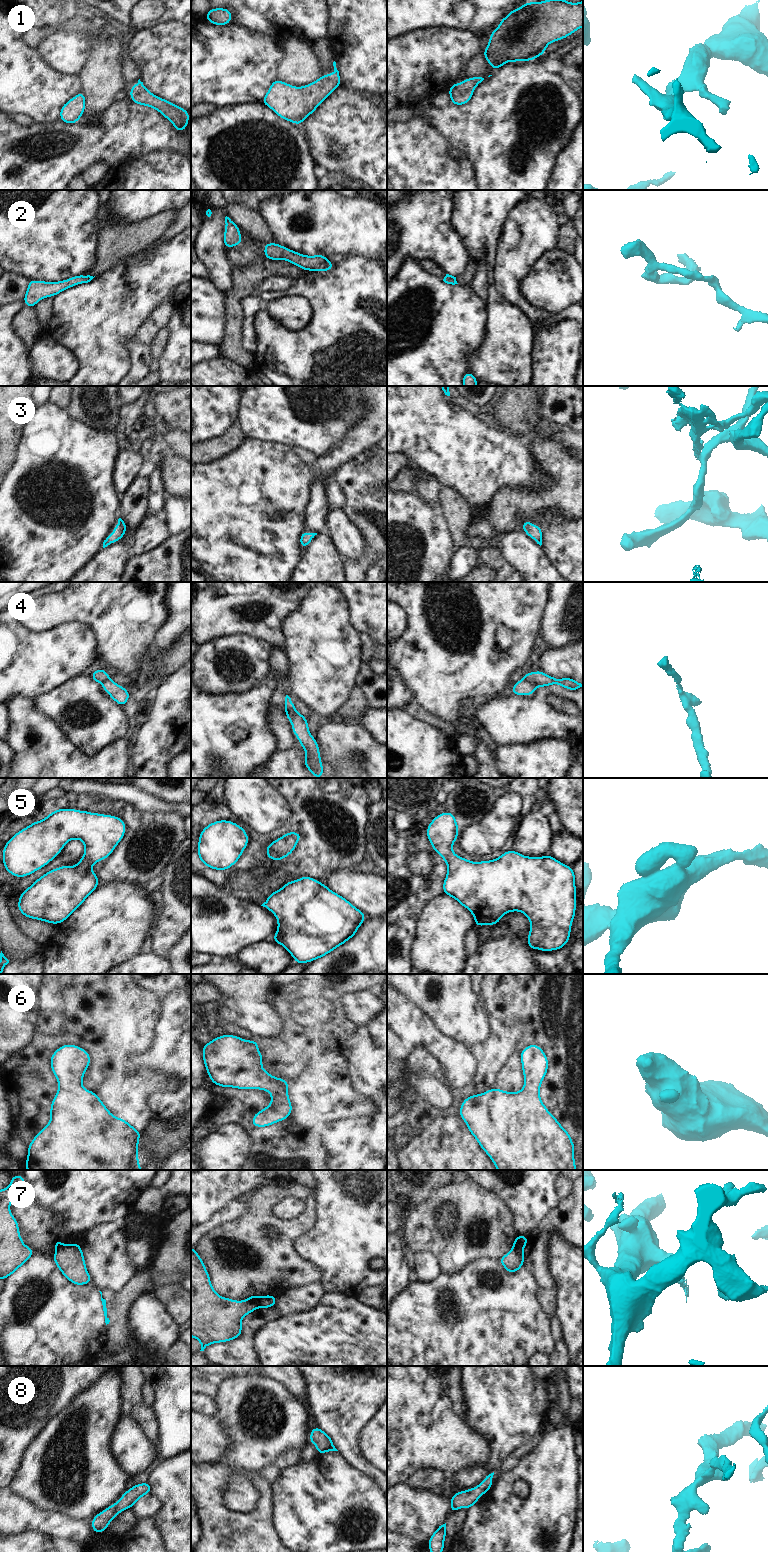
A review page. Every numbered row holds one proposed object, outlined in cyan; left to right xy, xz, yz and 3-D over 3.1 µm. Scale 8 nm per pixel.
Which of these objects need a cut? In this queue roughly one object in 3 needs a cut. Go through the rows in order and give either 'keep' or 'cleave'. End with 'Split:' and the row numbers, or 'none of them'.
1: keep
2: keep
3: keep
4: cleave
5: keep
6: keep
7: cleave
8: keep
Split: 4, 7

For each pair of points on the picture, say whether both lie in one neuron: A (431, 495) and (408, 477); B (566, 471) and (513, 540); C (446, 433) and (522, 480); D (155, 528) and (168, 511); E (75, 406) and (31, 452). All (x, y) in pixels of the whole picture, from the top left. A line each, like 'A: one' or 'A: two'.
A: one
B: two
C: one
D: two
E: two

